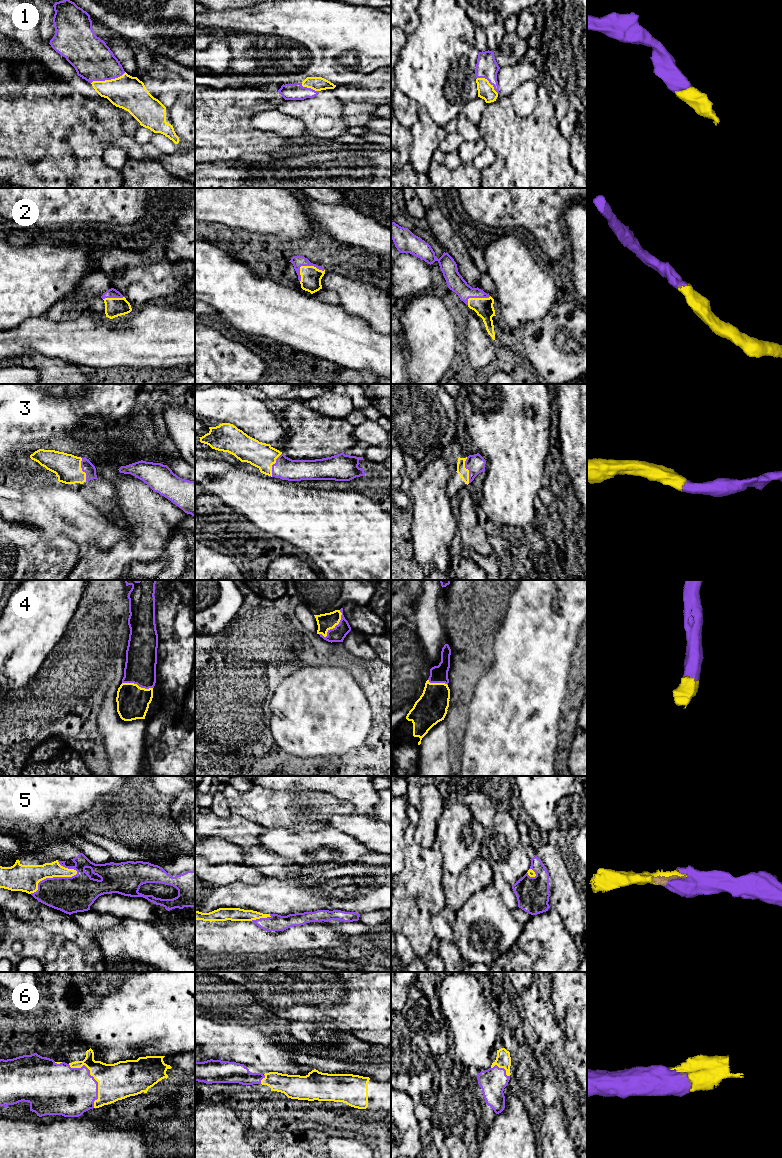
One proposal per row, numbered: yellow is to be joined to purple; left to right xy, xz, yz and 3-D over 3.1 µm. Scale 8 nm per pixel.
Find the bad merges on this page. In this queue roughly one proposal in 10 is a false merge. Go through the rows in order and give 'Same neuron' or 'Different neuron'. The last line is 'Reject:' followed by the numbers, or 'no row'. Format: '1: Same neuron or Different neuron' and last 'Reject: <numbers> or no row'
1: Same neuron
2: Same neuron
3: Same neuron
4: Same neuron
5: Same neuron
6: Same neuron
Reject: no row

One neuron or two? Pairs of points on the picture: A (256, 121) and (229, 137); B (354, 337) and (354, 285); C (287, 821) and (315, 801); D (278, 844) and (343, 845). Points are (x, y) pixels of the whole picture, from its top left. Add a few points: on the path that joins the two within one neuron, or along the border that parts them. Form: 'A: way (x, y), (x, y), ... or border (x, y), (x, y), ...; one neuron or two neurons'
A: border (250, 118), (250, 125), (252, 127), (272, 132); two neurons
B: border (339, 304), (348, 313), (363, 318), (372, 330); two neurons
C: way (290, 813), (299, 804), (307, 803); one neuron
D: way (294, 843), (327, 842); one neuron

